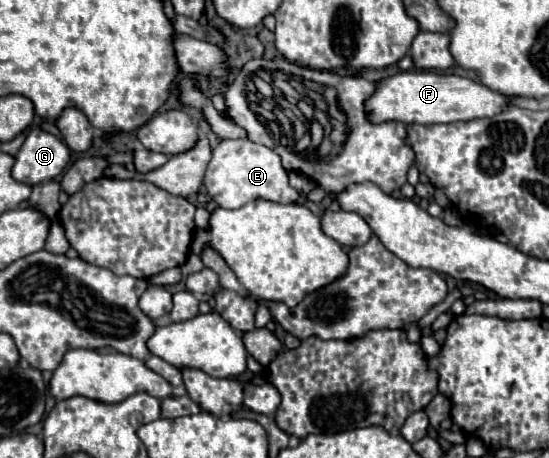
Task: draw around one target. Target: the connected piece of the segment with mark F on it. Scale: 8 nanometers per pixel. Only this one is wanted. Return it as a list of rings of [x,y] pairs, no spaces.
[[[401,71],[375,83],[373,95],[365,99],[367,119],[371,123],[451,123],[493,117],[507,107],[507,97],[493,93],[489,87],[459,75],[439,75],[433,71]]]

